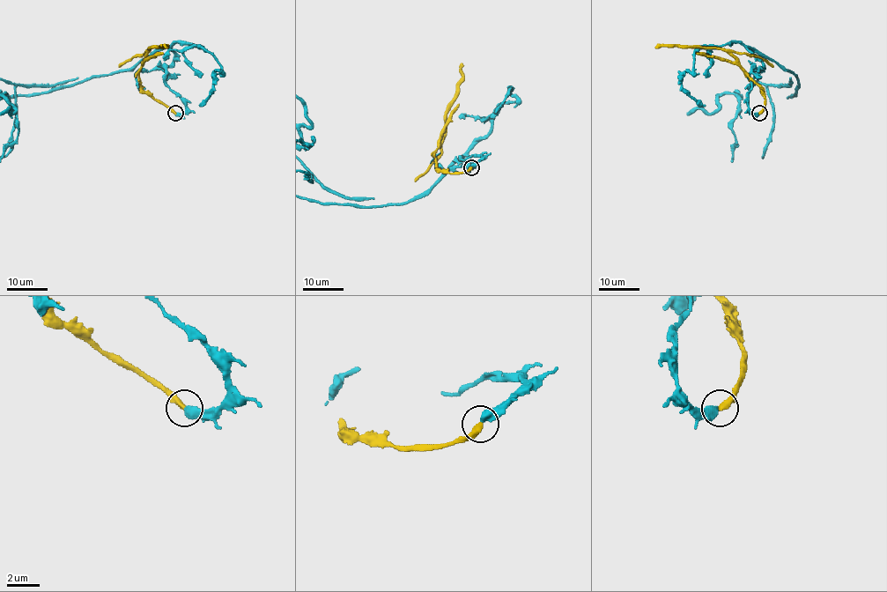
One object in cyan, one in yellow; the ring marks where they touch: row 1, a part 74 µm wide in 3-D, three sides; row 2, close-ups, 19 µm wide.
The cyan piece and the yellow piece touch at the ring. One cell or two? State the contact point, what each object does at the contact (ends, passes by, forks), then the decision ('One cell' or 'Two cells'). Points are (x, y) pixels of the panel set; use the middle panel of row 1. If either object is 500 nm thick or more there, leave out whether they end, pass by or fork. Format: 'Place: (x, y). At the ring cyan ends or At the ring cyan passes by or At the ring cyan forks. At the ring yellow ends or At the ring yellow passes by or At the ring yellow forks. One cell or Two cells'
Place: (471, 167). One cell

